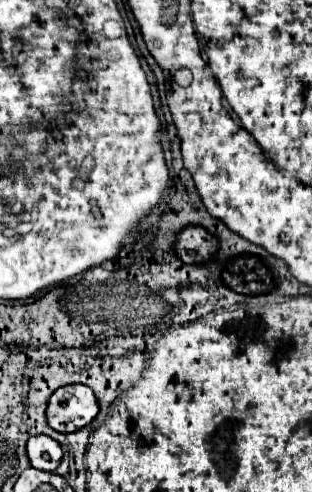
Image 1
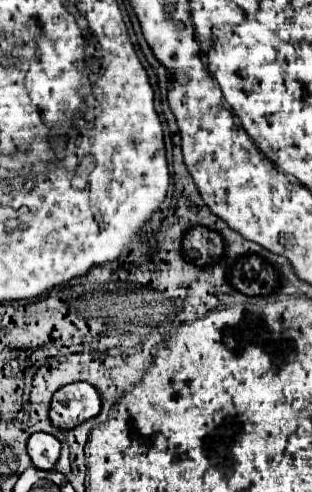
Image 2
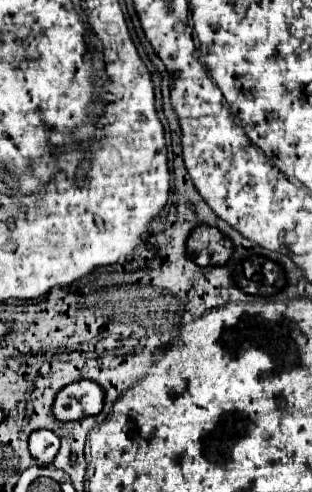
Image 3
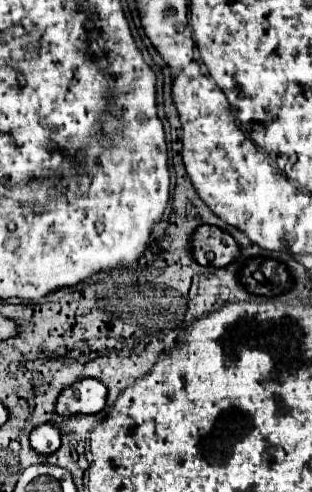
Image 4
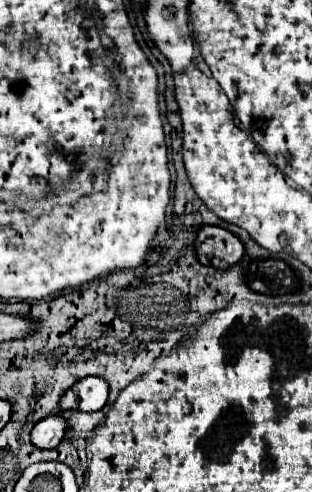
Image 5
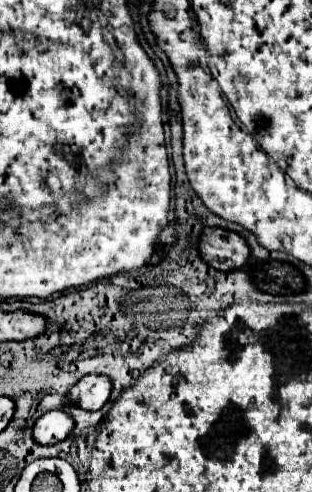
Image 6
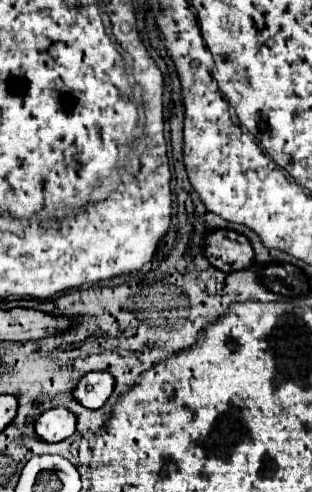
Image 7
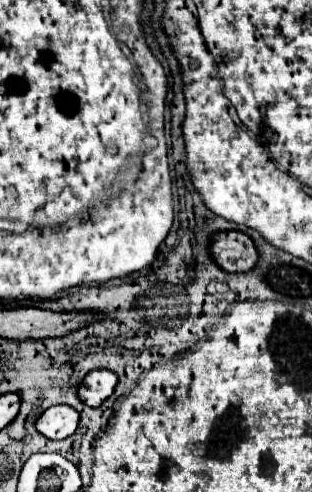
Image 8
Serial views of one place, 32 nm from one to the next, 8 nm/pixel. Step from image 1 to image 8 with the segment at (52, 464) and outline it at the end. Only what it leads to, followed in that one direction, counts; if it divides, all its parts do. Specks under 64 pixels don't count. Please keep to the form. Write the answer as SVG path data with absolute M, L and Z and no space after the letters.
M64 404L52 406L48 408L36 422L36 430L50 438L50 440L64 440L68 436L72 436L78 428L78 420L80 416L76 414L74 408L68 408Z

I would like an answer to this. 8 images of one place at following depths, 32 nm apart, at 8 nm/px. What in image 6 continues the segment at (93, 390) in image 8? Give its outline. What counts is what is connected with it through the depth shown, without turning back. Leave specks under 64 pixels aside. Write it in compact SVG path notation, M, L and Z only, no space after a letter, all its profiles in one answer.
M88 374L70 388L68 396L64 398L64 404L80 406L84 410L100 410L108 402L110 388L112 384L106 376Z

